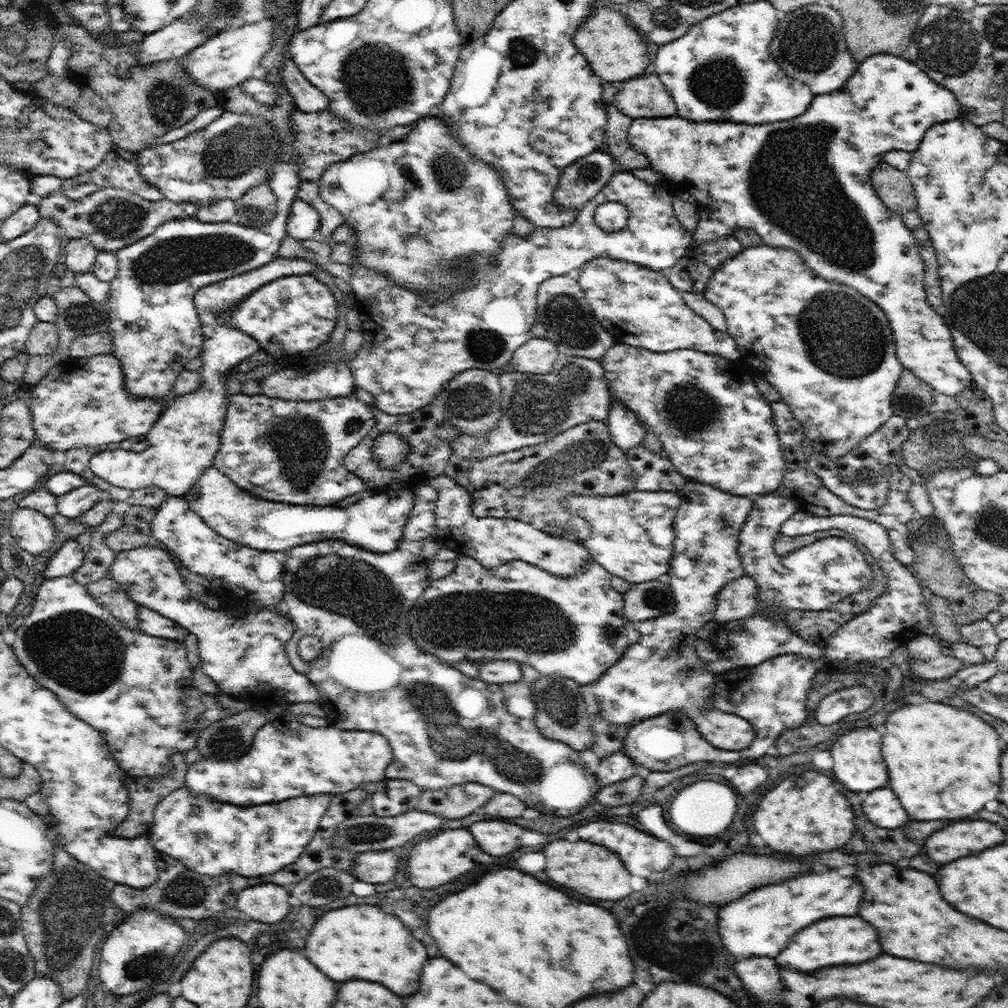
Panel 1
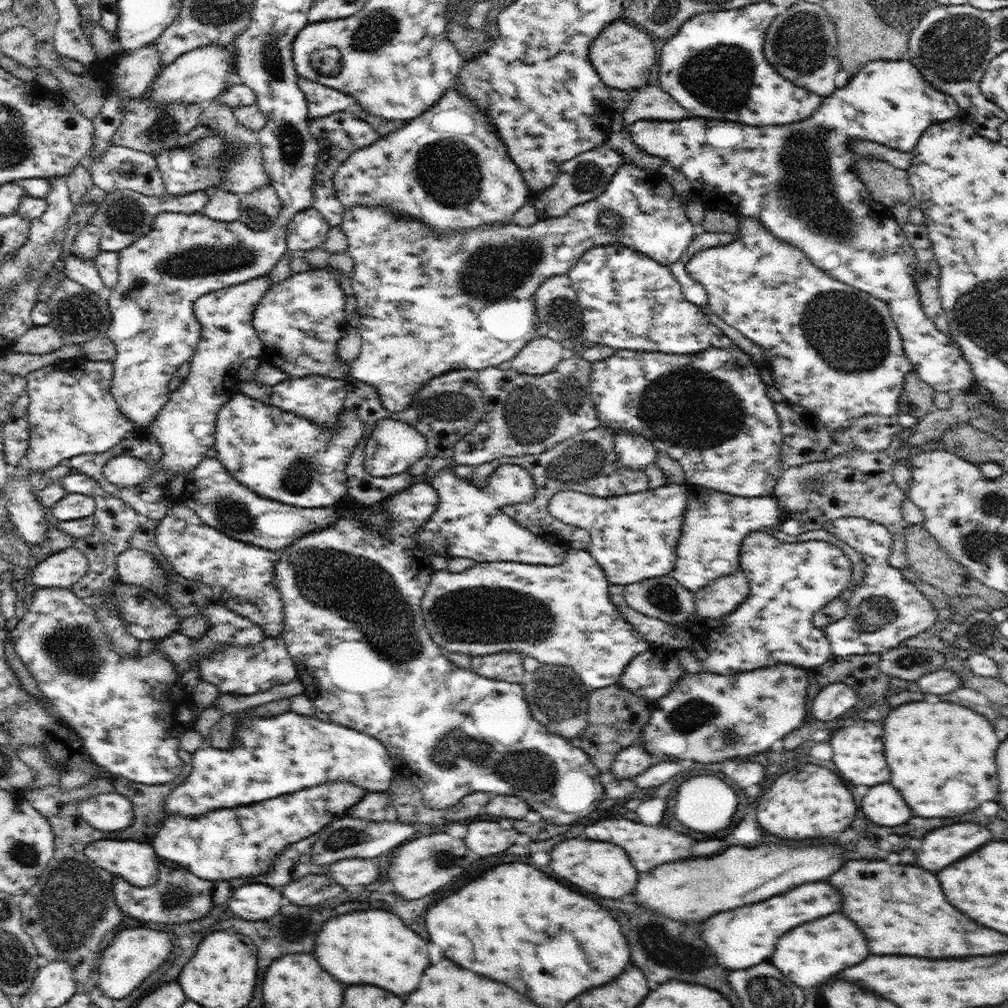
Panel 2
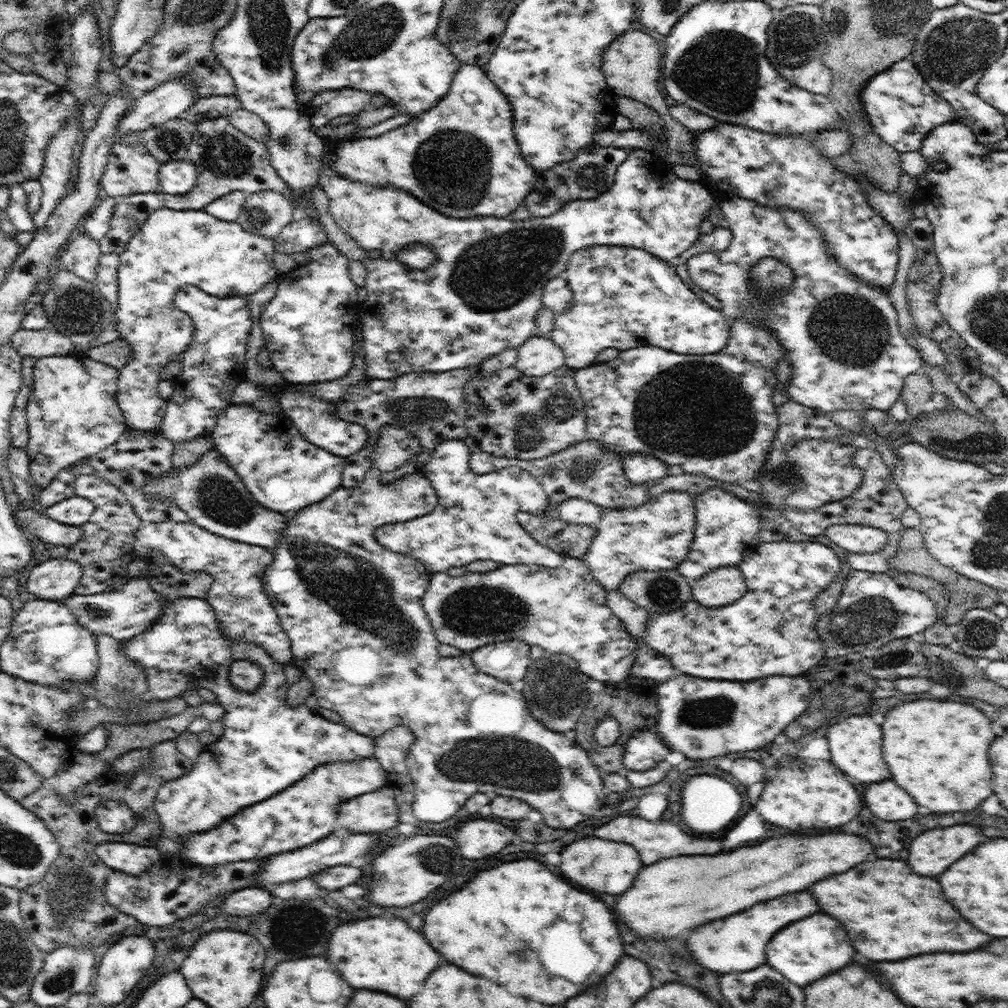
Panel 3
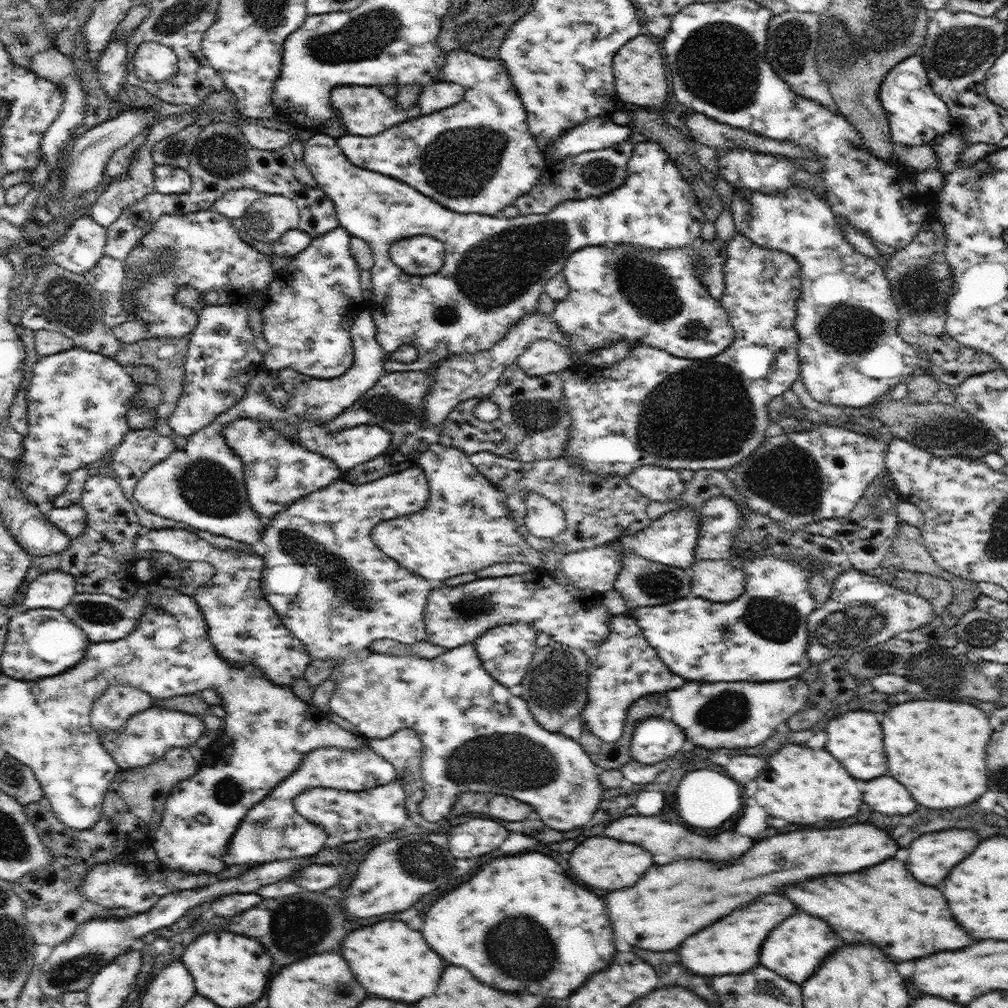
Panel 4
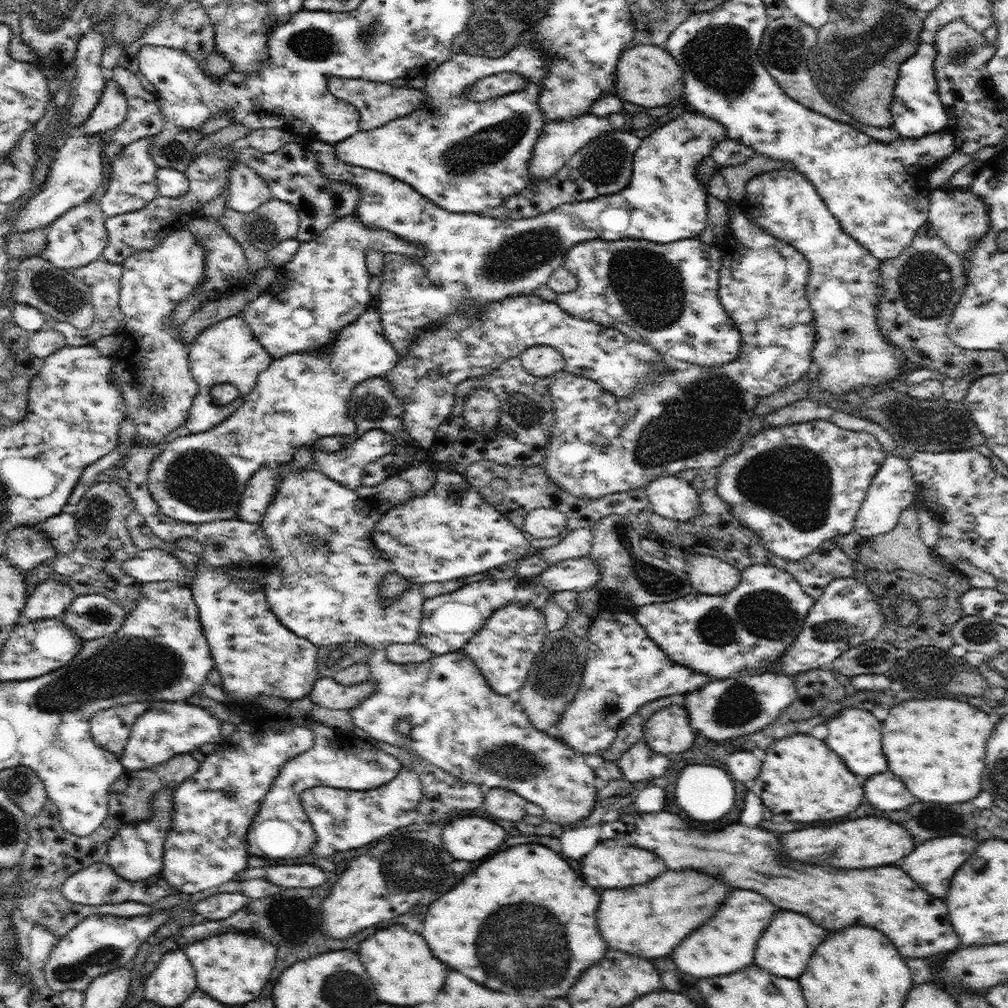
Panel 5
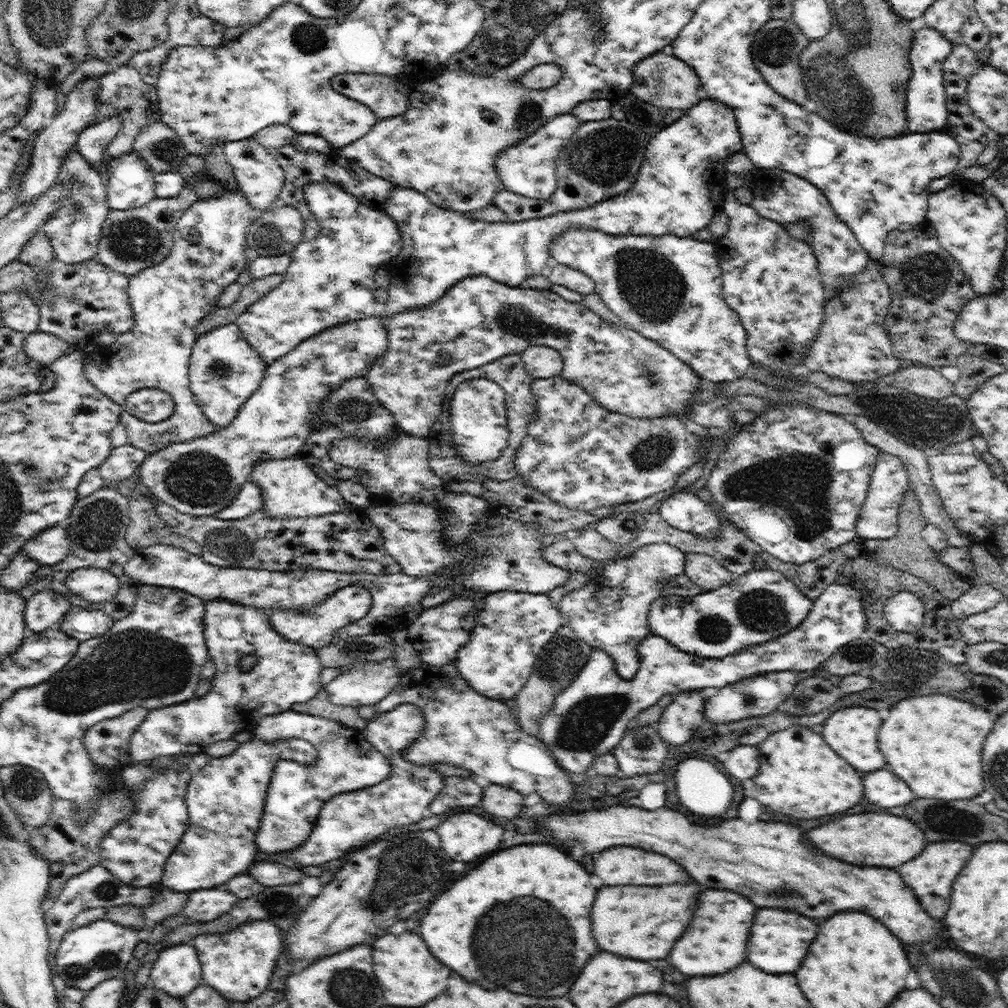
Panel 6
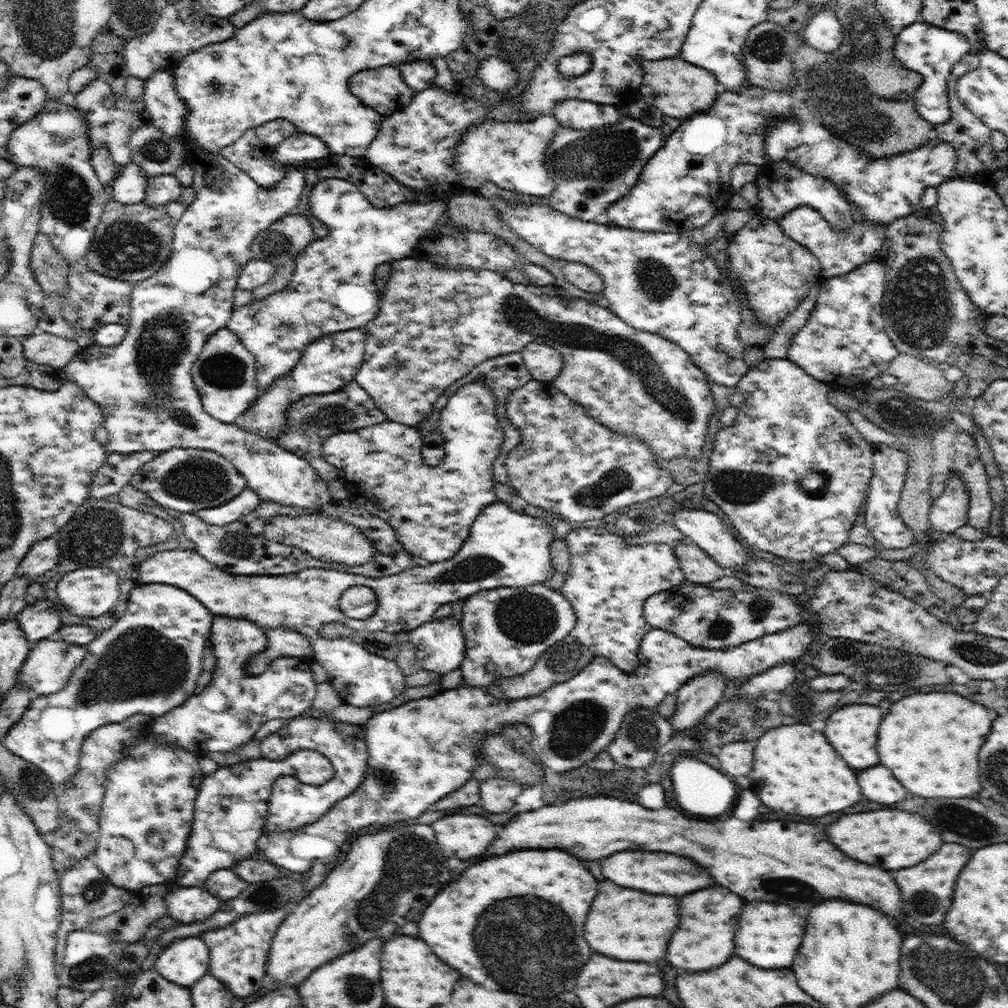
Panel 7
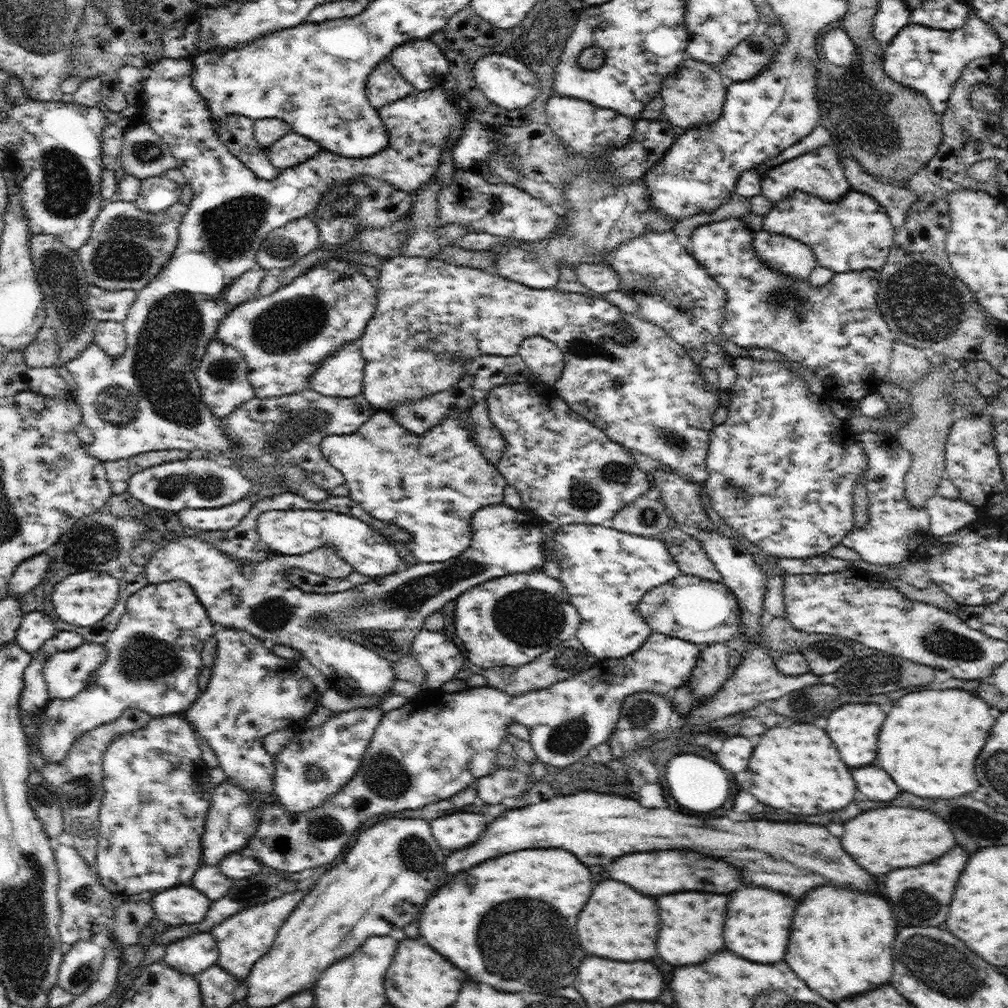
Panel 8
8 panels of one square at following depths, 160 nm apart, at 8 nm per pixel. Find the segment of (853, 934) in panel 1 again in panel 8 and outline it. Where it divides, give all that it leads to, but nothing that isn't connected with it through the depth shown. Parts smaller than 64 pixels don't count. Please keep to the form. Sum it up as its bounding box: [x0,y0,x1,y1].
[724,884,796,964]

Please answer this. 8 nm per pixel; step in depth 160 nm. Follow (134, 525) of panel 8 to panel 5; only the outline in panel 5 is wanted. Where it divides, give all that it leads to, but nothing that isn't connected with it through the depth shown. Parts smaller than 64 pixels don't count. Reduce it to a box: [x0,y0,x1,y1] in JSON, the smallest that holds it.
[25,451,142,613]

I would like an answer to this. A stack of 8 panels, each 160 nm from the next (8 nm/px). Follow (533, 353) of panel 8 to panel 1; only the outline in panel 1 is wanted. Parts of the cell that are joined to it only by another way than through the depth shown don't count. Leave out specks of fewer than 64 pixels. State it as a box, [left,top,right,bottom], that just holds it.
[510,335,558,374]

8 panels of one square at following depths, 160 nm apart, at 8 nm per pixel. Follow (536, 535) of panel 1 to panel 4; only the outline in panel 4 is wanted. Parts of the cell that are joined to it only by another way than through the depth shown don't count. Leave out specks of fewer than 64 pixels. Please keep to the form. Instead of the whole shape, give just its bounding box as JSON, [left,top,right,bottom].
[372,442,567,584]

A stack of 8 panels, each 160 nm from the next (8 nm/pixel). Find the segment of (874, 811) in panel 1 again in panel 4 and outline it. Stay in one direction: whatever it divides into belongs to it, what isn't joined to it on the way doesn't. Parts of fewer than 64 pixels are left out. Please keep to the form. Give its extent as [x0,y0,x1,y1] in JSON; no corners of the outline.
[864,776,916,816]

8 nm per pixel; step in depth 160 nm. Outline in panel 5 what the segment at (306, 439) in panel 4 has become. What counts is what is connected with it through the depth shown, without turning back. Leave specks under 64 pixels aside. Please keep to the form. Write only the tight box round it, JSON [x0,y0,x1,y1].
[311,428,394,488]

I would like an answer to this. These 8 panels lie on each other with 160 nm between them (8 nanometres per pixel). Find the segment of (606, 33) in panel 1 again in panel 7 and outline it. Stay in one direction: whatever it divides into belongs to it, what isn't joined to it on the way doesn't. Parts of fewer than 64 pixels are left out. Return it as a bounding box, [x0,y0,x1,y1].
[639,56,720,123]

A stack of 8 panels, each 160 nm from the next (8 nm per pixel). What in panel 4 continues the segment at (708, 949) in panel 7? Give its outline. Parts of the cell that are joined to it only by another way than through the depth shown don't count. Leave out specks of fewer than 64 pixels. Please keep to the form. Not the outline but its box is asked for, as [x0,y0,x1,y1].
[680,894,796,976]

